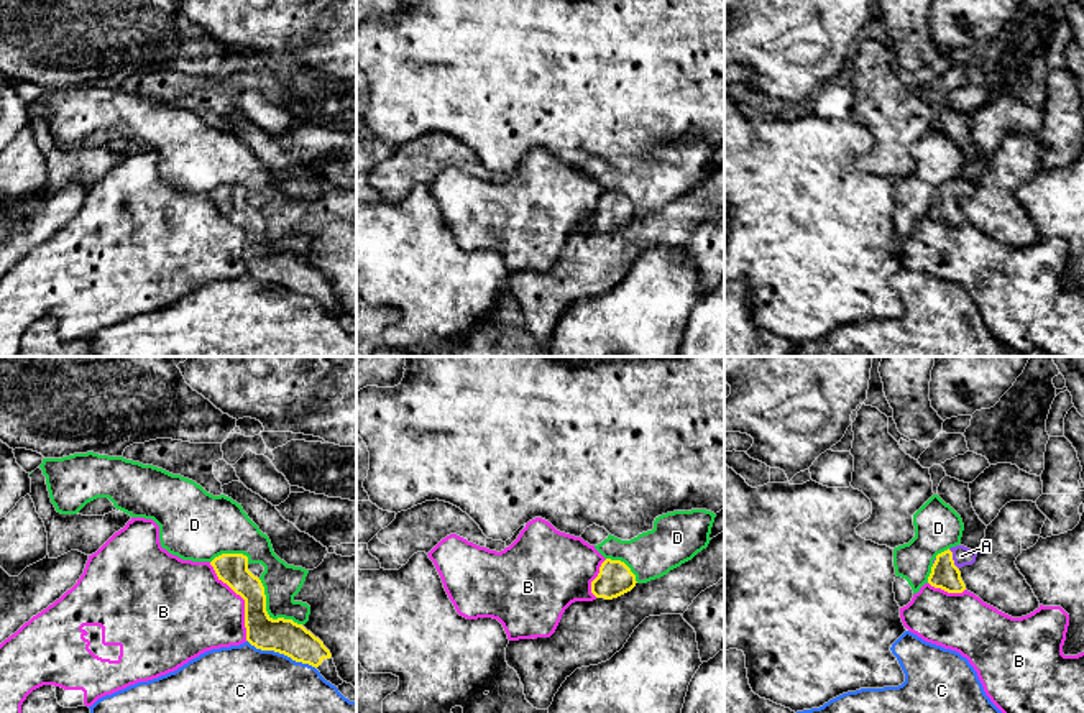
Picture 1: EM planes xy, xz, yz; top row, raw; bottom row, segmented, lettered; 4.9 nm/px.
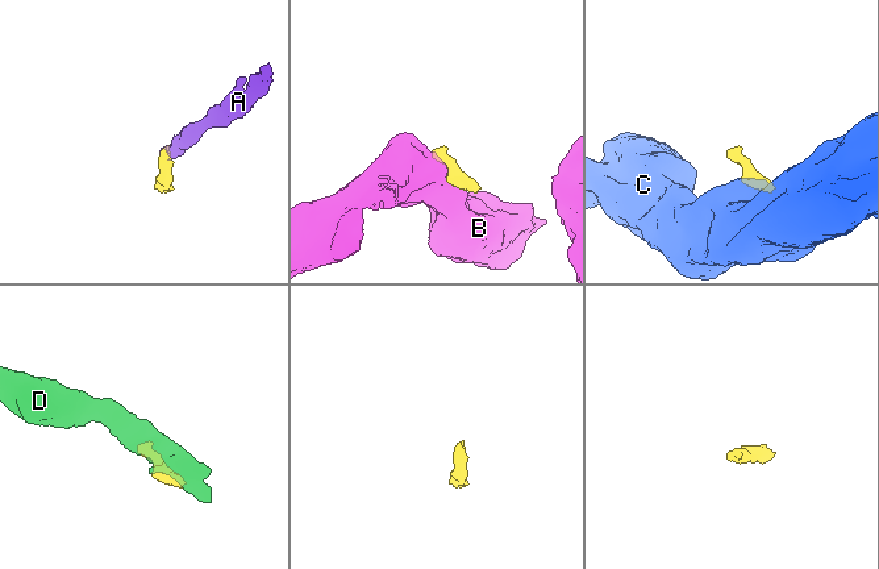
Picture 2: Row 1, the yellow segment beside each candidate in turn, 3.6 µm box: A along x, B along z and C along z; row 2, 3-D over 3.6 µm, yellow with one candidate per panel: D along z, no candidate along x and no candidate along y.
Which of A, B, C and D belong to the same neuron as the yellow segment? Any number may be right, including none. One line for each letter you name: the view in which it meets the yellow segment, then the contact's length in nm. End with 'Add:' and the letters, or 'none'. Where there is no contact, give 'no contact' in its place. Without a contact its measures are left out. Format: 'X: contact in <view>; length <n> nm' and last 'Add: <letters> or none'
A: contact in yz; length 120 nm
Add: A

